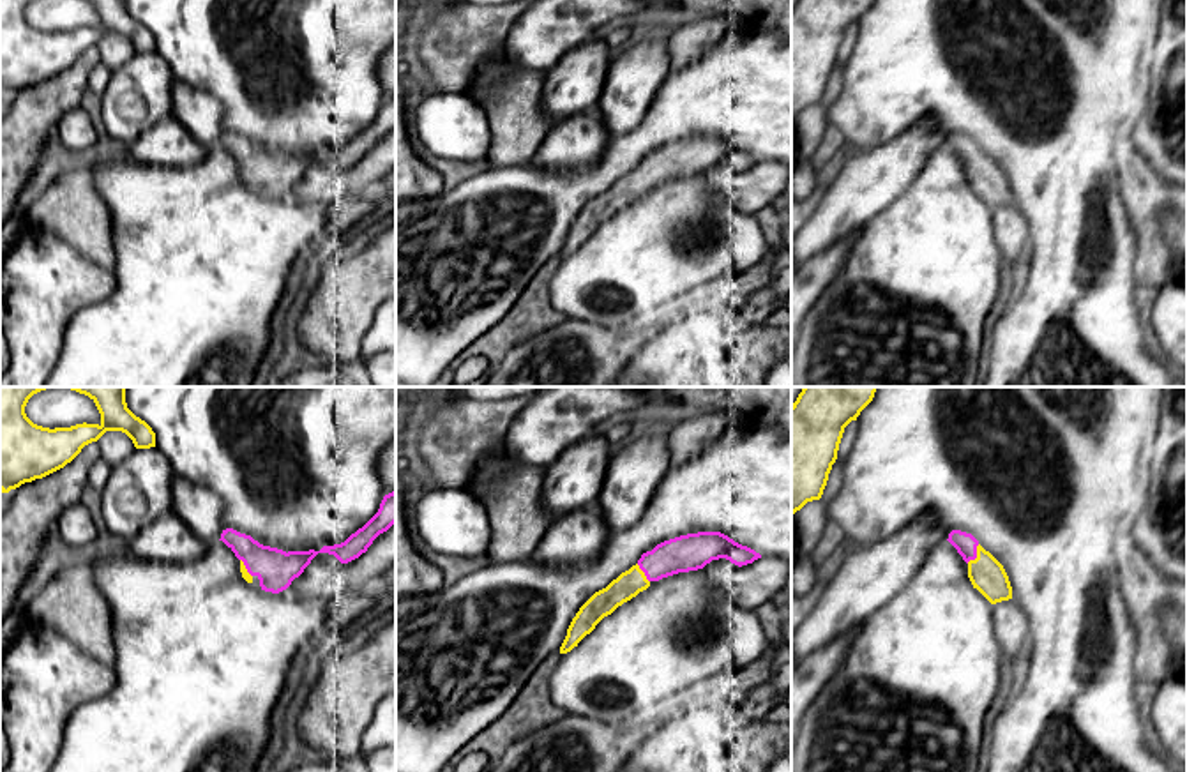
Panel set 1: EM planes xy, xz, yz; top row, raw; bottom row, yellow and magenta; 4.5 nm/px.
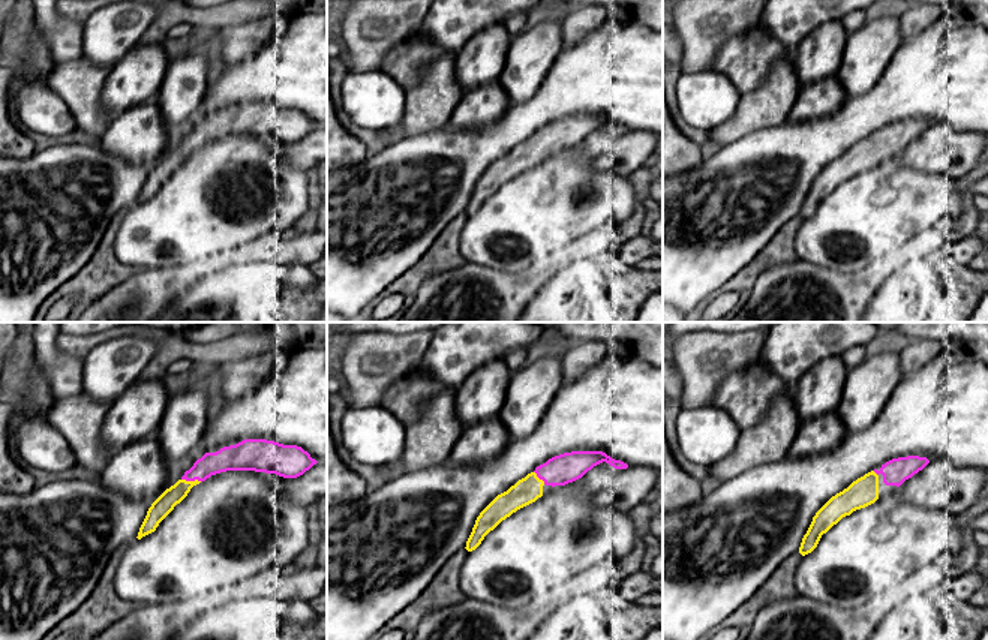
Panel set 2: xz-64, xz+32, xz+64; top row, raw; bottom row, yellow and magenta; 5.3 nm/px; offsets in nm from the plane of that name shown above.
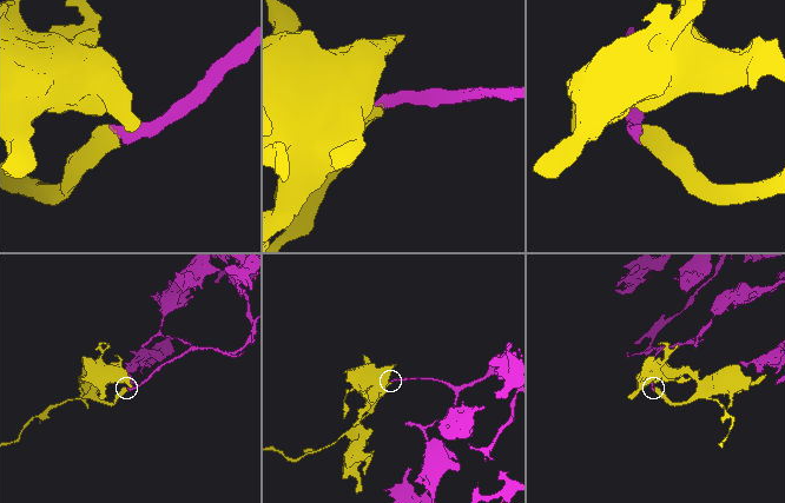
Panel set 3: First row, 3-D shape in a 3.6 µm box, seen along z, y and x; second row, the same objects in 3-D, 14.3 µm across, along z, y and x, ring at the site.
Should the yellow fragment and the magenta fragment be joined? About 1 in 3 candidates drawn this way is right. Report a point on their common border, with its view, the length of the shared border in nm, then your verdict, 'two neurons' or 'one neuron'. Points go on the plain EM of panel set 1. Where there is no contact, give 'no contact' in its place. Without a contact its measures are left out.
yz (977, 159) | 110 nm | one neuron

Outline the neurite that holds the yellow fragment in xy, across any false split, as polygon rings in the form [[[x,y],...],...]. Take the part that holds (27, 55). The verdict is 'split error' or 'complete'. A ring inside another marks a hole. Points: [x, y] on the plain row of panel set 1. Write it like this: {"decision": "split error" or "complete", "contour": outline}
{"decision": "complete", "contour": [[[0,0],[2,97],[64,72],[106,35],[125,37],[136,53],[155,51],[155,37],[127,12],[125,0],[88,0],[101,18],[101,26],[55,34],[37,30],[26,21],[30,2]]]}

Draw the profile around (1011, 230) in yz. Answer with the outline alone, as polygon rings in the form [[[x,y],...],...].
[[[1009,203],[993,208],[994,238],[1009,265],[1028,254],[1028,224],[1019,207]]]

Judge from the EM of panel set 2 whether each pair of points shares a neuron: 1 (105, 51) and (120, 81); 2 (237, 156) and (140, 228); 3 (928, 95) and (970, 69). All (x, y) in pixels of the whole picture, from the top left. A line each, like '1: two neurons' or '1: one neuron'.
1: two neurons
2: one neuron
3: one neuron

